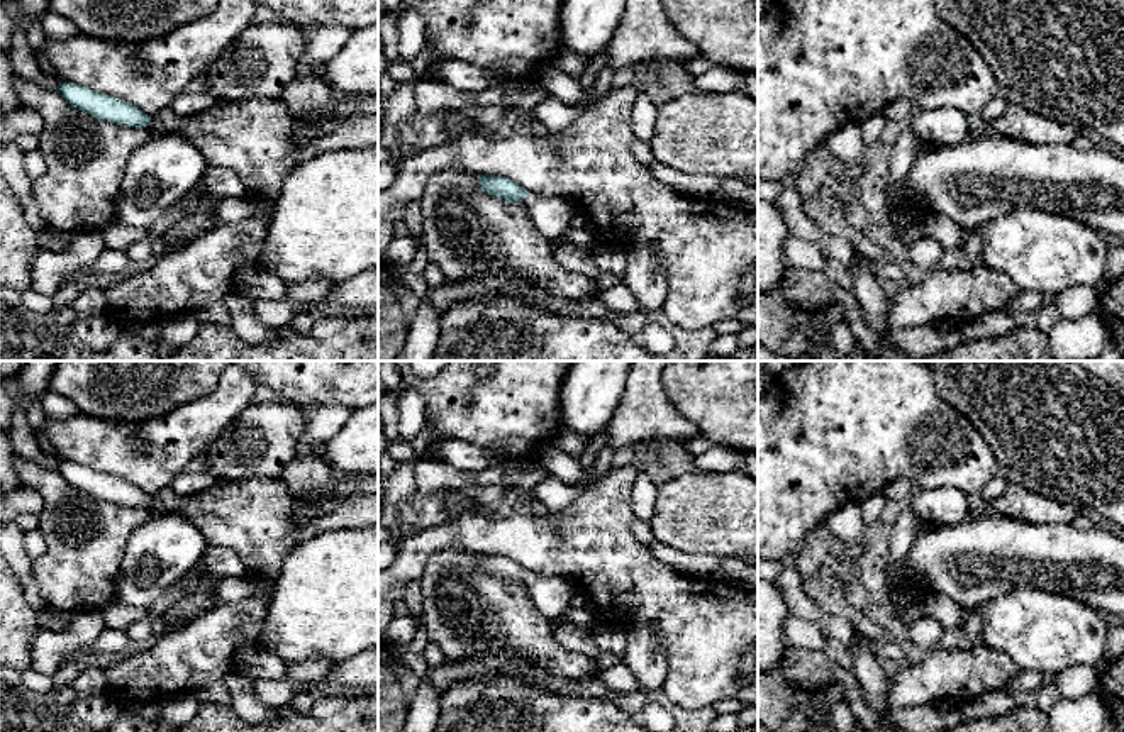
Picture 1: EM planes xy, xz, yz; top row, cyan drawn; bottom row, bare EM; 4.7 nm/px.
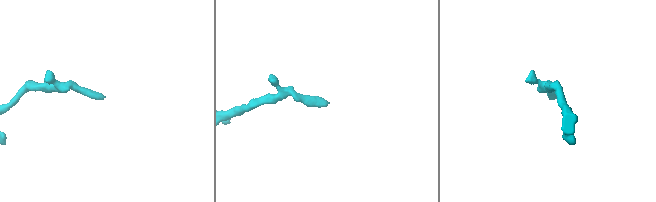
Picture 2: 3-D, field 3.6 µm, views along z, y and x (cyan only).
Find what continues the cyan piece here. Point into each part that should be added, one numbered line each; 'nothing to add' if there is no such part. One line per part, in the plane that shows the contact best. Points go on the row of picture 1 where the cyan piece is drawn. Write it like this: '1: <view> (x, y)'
1: xz (551, 217)

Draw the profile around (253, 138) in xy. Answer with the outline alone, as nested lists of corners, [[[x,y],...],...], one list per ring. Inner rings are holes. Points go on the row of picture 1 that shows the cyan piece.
[[[281,98],[217,100],[195,115],[181,115],[168,107],[151,115],[151,137],[176,134],[192,142],[207,164],[234,171],[246,185],[248,197],[275,200],[285,178],[297,168],[293,139],[297,117]]]

